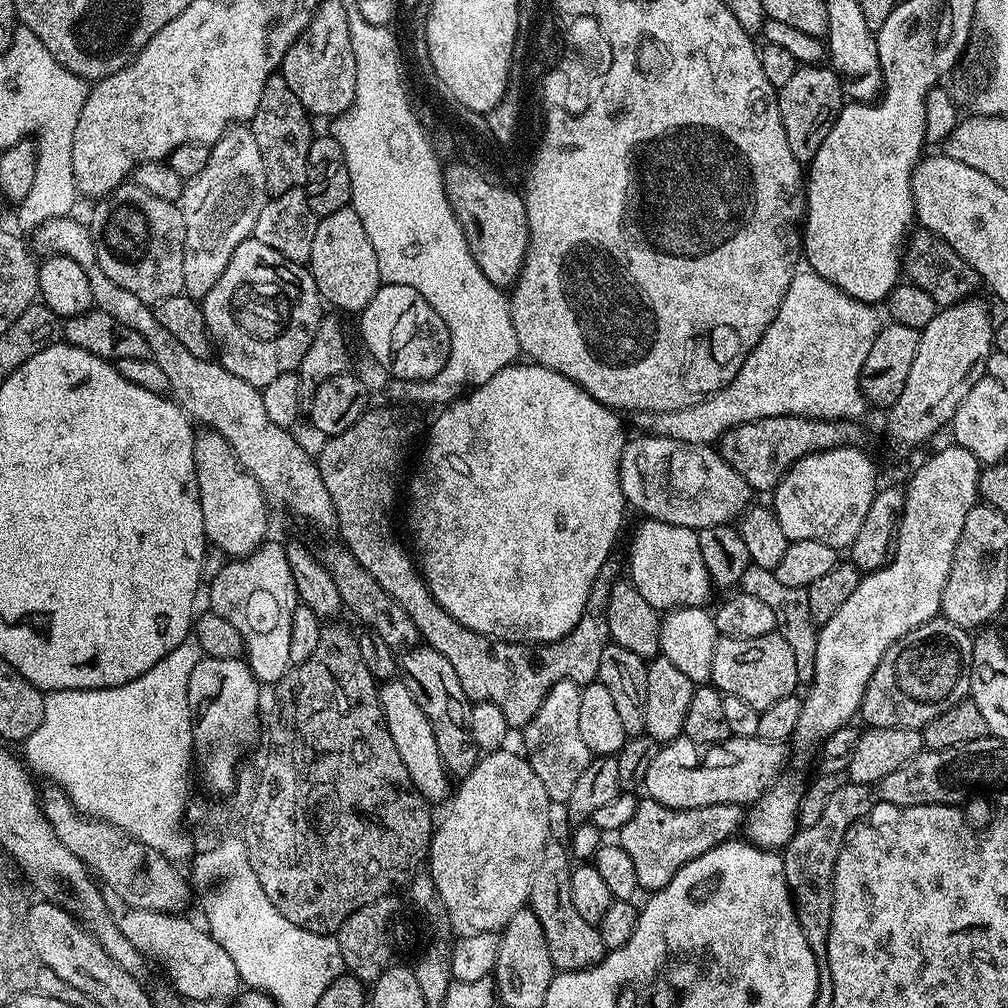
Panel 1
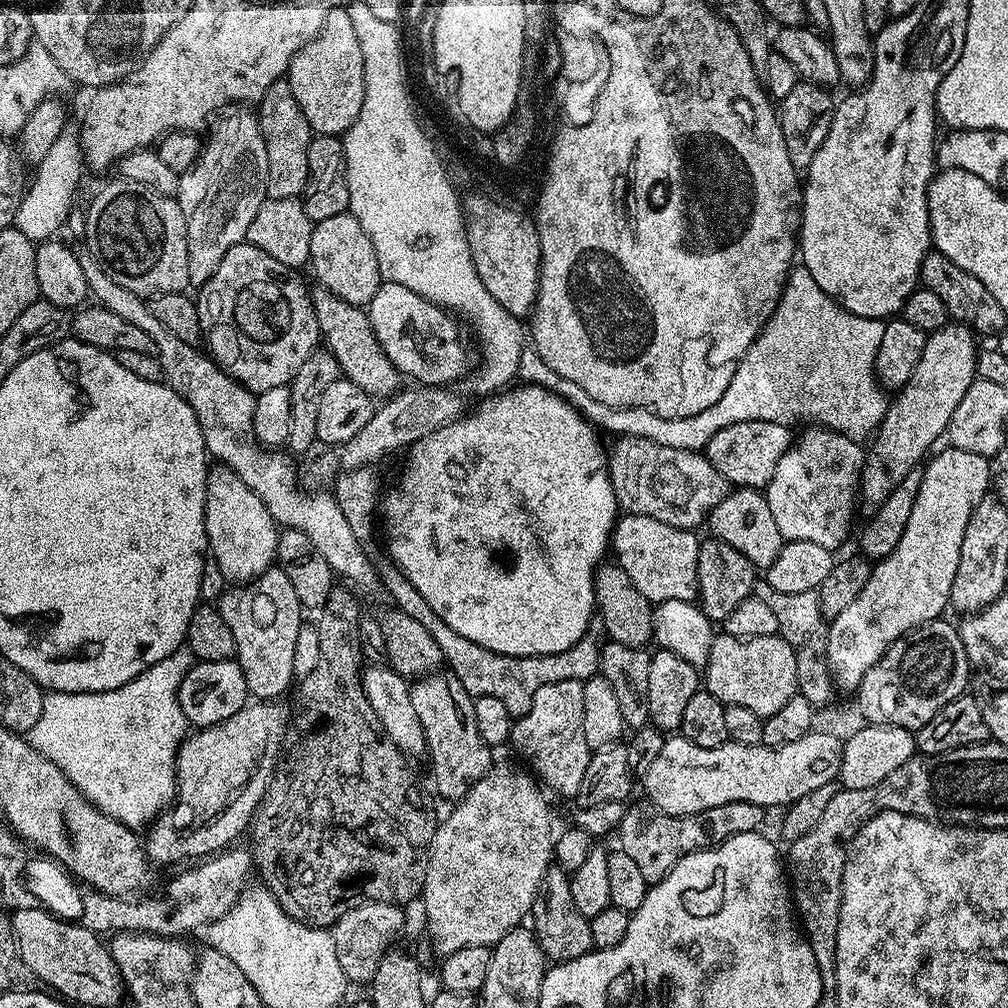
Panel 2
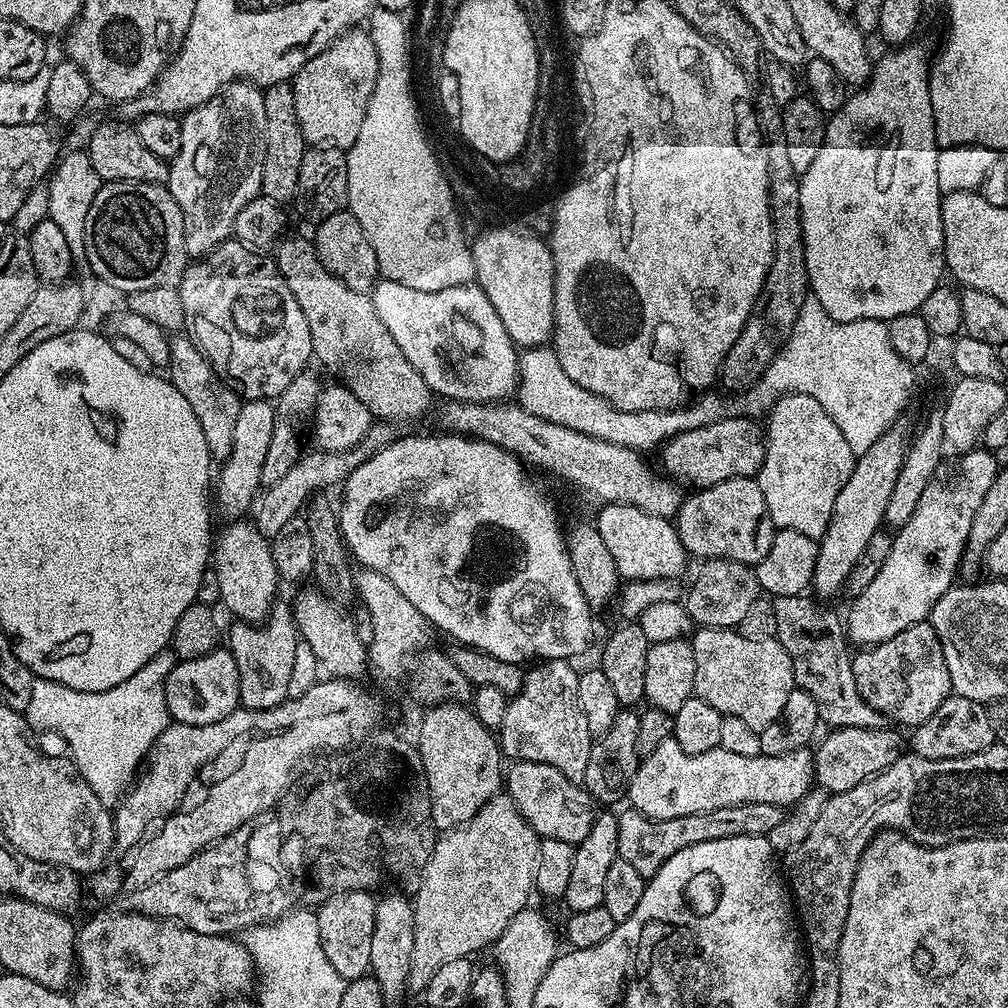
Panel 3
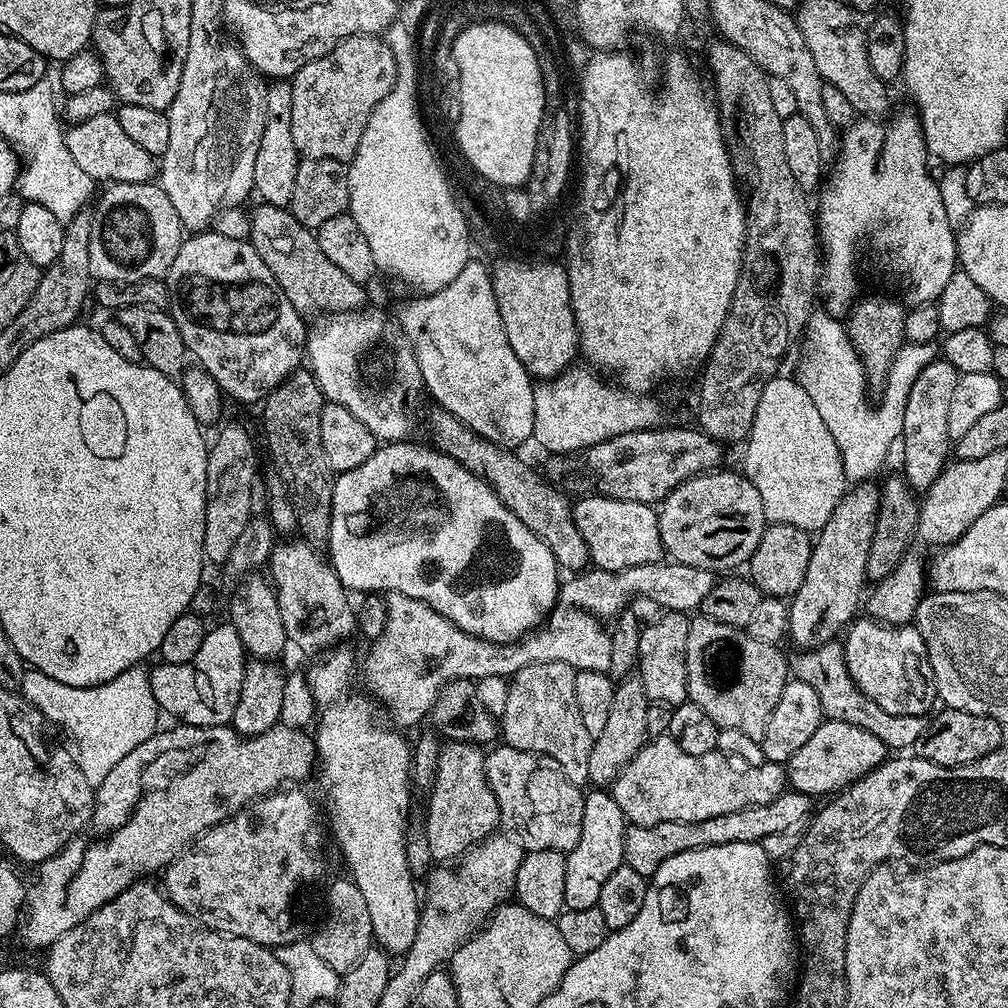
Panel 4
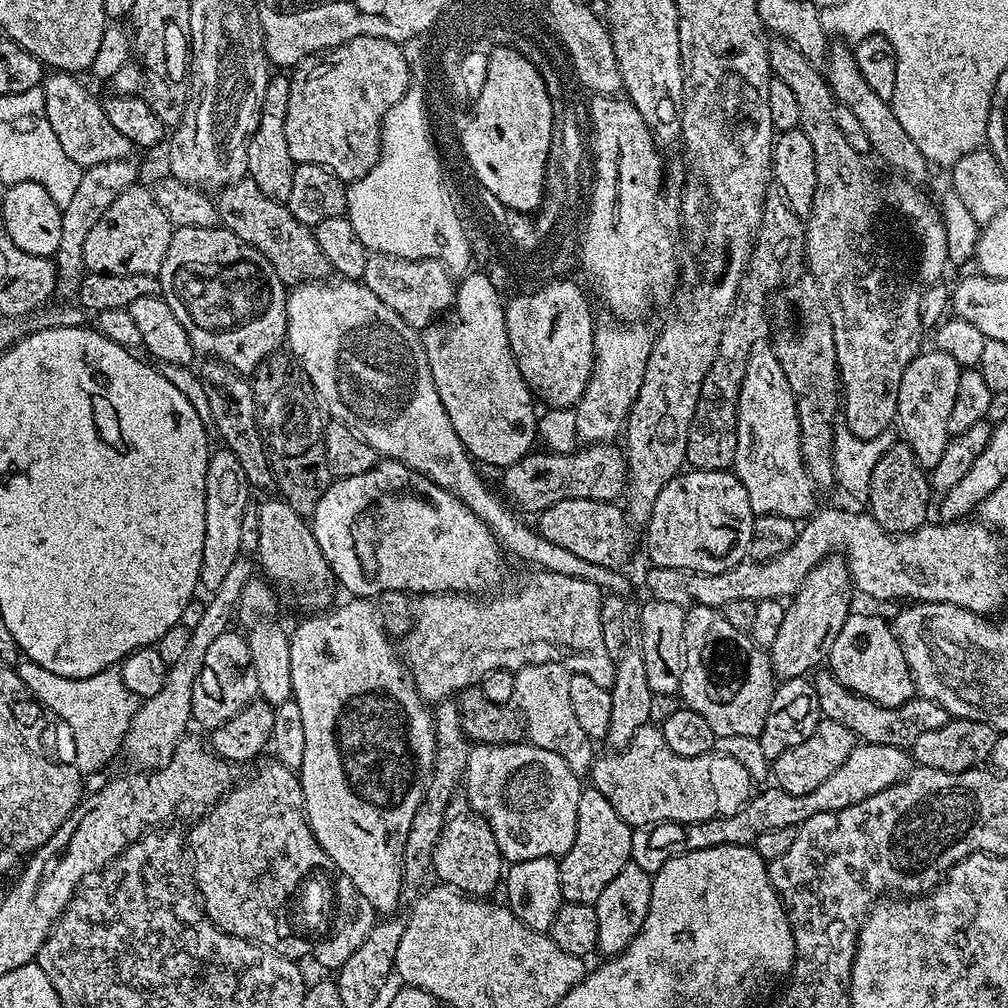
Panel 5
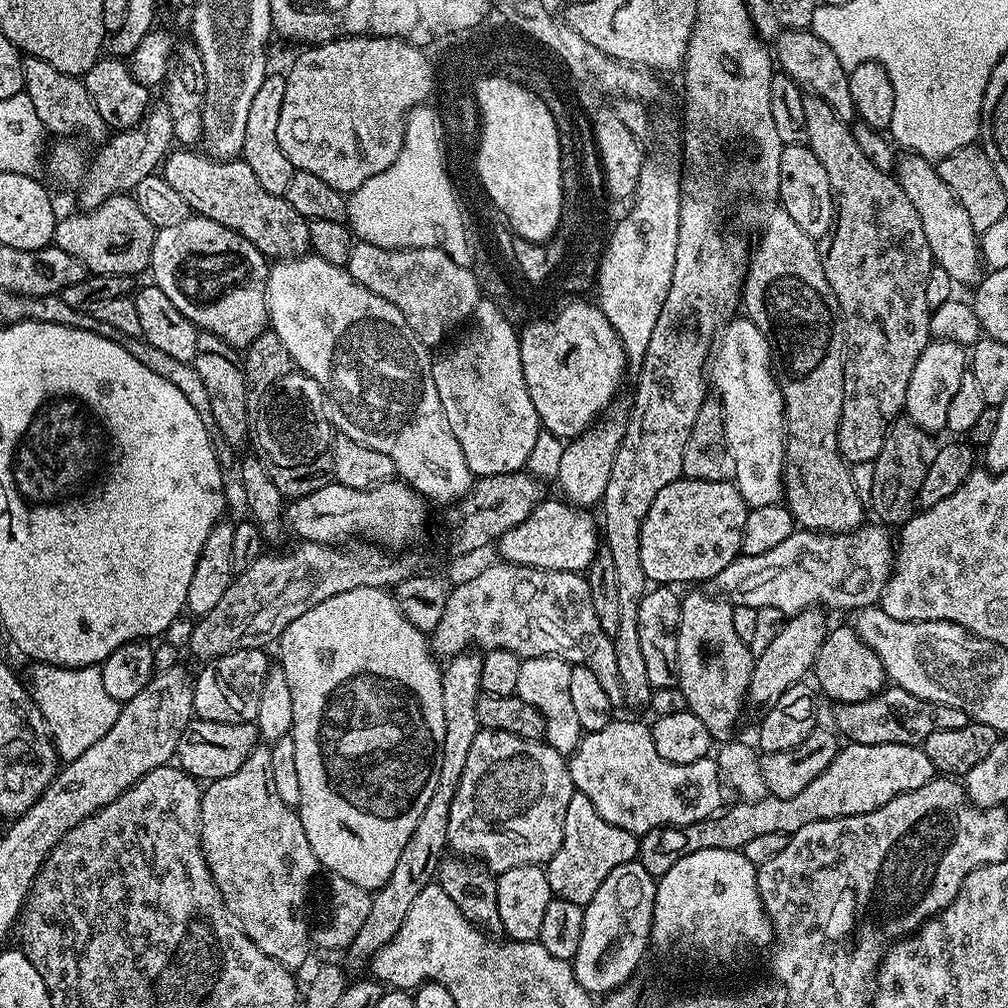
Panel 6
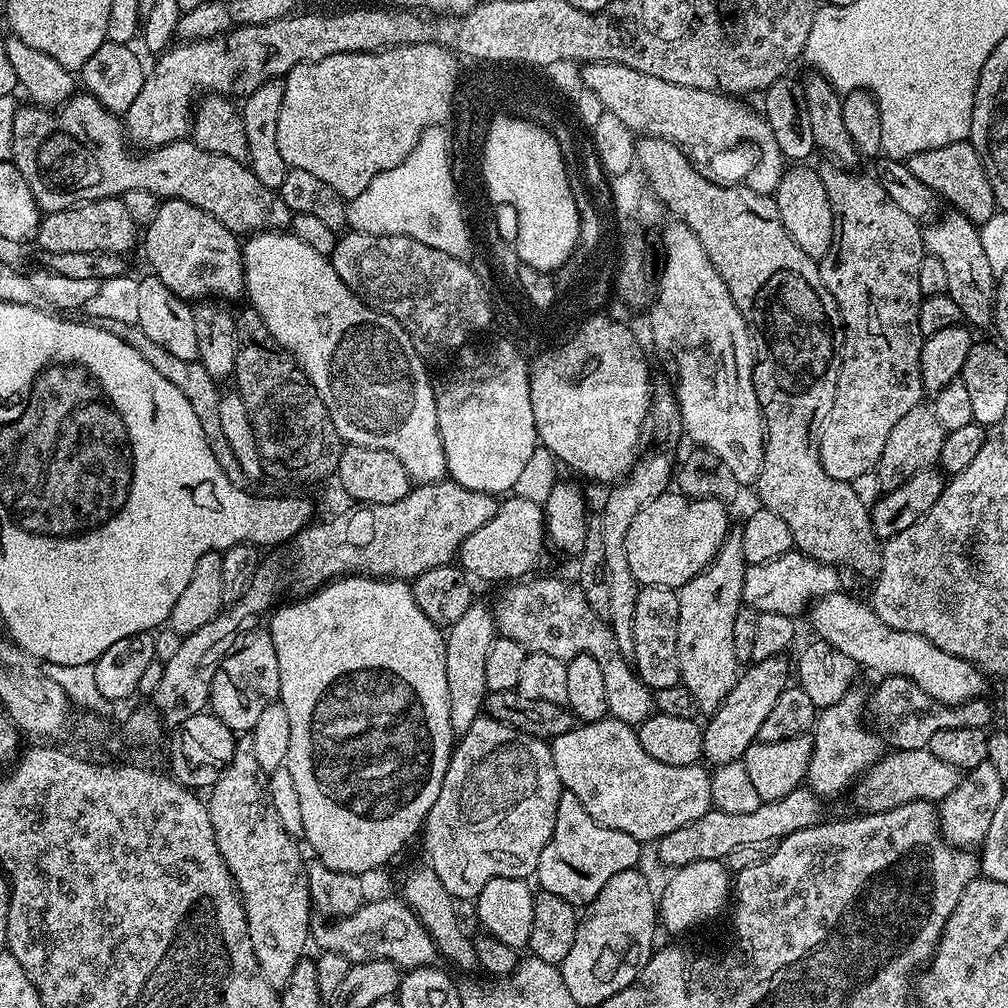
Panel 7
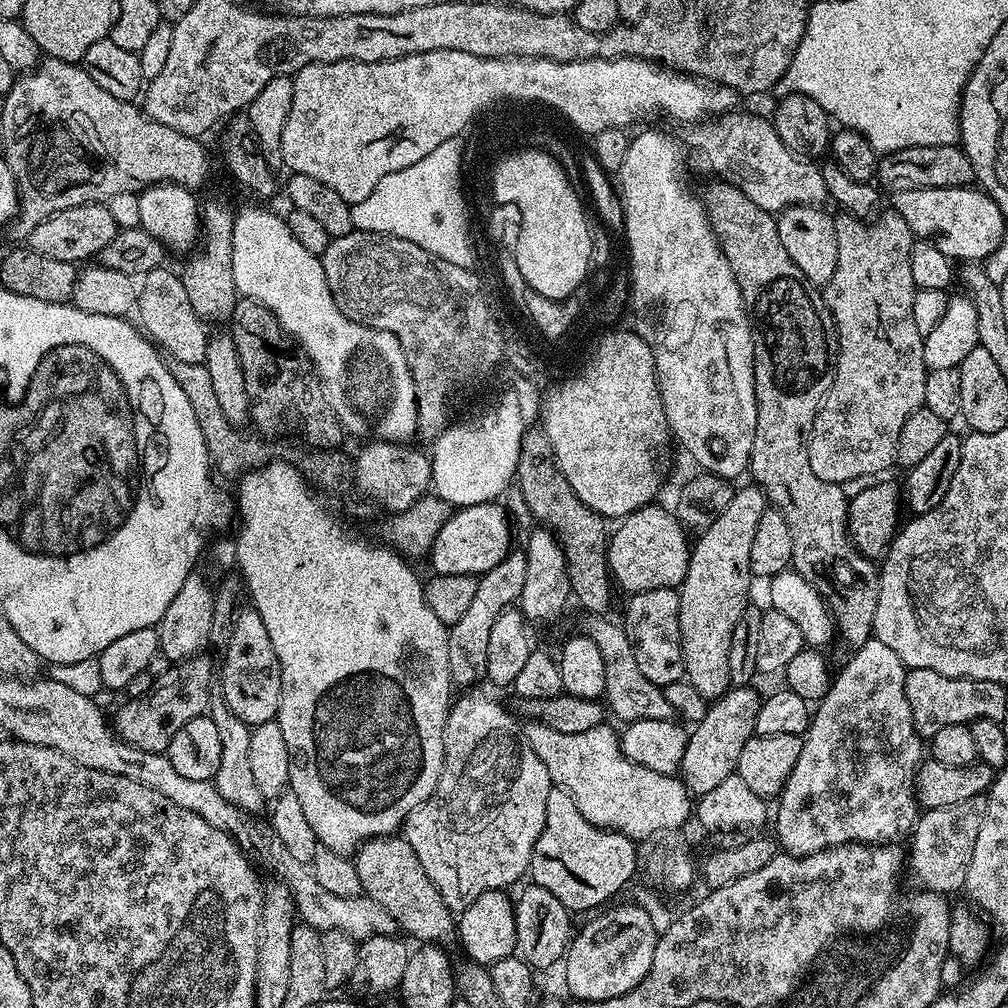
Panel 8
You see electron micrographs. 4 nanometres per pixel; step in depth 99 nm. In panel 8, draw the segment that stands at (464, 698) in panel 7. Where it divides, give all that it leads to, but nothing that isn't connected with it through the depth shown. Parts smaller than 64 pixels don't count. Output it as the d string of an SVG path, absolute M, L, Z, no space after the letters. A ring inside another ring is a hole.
M520 550L509 551L509 554L494 566L493 570L484 572L481 577L477 579L476 588L474 592L473 602L469 609L465 611L464 617L461 621L452 624L449 627L447 638L447 649L449 651L450 674L452 683L455 687L470 688L478 680L483 681L486 678L486 661L487 661L487 645L491 635L491 627L494 626L495 619L498 615L504 612L504 609L511 607L514 603L519 601L521 596L523 583L526 582L526 556L525 551Z

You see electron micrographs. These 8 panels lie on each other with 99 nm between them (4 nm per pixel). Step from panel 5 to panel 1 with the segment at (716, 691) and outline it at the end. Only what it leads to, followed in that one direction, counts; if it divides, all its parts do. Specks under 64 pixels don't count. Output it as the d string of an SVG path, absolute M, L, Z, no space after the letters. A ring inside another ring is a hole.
M778 634L745 640L717 639L711 681L721 693L742 698L742 702L759 709L793 695L800 684L794 650Z

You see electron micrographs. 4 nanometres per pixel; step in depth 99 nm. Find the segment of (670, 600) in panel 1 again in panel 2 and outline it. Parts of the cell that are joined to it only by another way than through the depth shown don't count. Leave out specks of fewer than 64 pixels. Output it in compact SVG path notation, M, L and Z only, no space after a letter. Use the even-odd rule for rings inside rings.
M624 514L617 519L616 527L612 529L610 541L611 551L616 551L615 563L630 576L630 580L637 588L638 593L655 606L667 600L691 600L698 596L698 550L700 540L695 531L686 528L666 526L666 522L658 522L658 518L646 518Z

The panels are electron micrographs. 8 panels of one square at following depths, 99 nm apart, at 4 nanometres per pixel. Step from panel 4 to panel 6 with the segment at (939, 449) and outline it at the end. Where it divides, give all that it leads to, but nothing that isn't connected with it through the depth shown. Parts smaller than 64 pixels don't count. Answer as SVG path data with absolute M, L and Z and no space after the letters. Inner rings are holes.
M929 339L922 354L918 354L918 362L914 362L914 374L910 374L910 382L906 386L904 412L907 419L913 420L927 432L943 433L946 429L946 414L950 411L950 401L958 391L969 364L970 356L965 345Z

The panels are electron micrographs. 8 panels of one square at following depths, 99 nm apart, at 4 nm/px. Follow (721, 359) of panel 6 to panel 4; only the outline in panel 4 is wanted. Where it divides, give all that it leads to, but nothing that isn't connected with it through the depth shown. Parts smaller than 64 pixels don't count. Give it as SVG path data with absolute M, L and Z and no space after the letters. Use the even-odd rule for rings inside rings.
M777 374L764 381L758 398L758 410L748 429L748 439L743 445L743 475L754 482L754 490L762 497L764 519L768 524L789 524L809 534L820 531L834 506L846 491L846 477L842 454L834 434L826 430L814 398L806 394L799 379L792 380Z

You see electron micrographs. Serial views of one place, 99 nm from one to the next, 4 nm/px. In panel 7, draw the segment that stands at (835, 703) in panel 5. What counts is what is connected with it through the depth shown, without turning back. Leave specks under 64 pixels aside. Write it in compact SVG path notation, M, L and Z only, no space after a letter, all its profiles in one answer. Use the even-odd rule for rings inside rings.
M885 676L879 682L881 684L877 686L876 693L870 696L870 720L885 745L896 750L927 748L930 738L934 738L938 730L958 726L987 729L992 712L994 716L993 705L991 708L984 698L967 700L964 704L941 704L904 676Z

